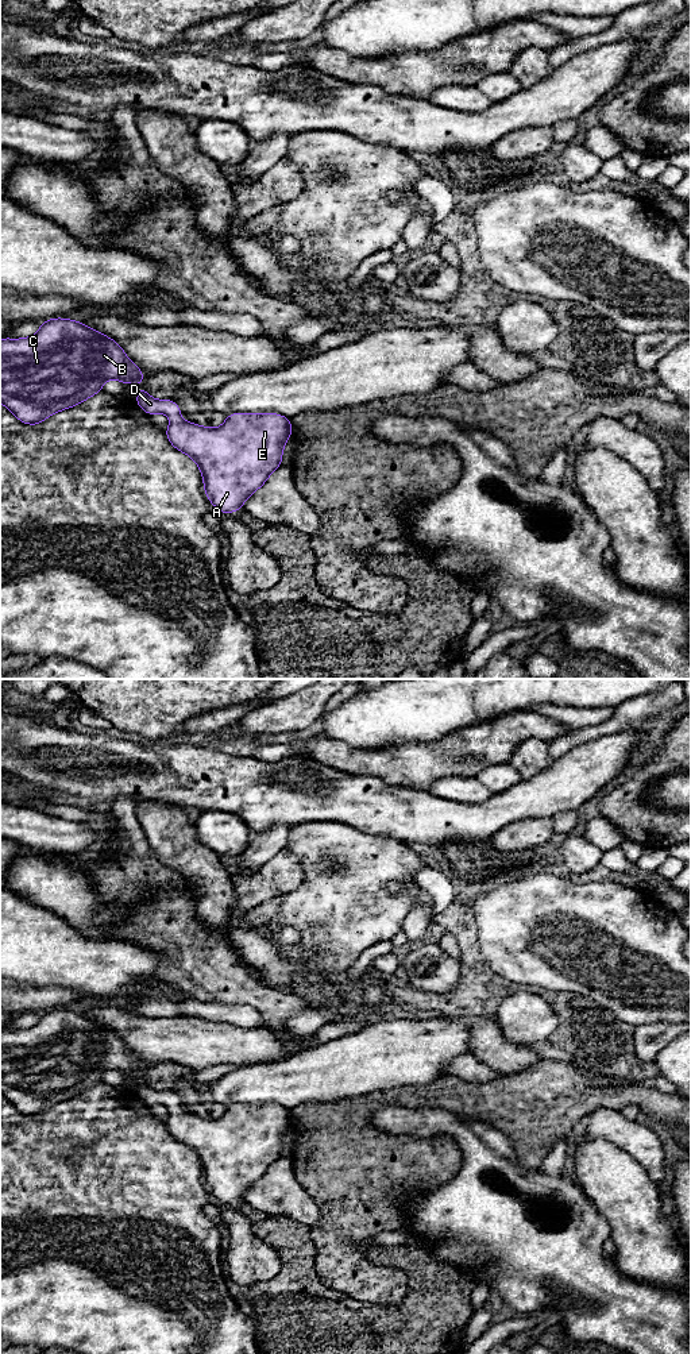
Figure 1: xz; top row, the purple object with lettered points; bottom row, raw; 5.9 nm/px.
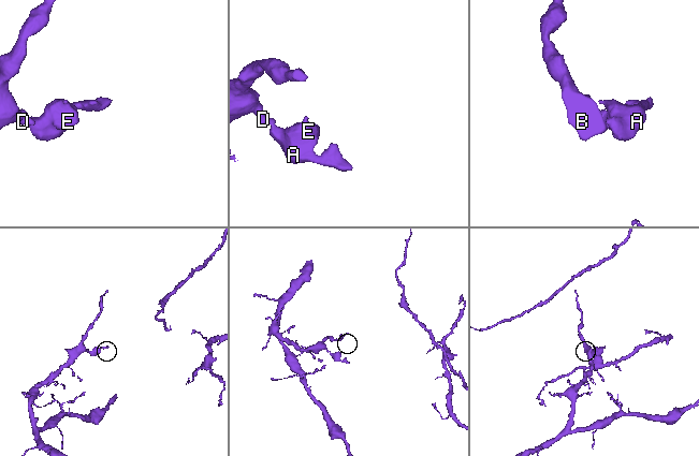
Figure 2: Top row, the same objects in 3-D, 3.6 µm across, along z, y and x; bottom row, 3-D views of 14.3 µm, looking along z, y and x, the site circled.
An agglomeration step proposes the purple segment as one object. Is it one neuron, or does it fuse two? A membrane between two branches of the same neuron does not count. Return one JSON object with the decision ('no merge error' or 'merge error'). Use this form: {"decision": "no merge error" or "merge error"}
{"decision": "no merge error"}

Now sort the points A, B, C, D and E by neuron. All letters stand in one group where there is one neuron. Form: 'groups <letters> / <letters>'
groups A B C D E

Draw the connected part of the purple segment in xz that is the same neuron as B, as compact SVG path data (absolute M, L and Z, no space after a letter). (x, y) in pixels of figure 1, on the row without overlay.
M55 1008L42 1012L39 1022L30 1029L0 1031L0 1093L24 1115L38 1116L51 1106L84 1093L101 1083L108 1071L135 1076L144 1072L144 1065L117 1033L84 1014Z

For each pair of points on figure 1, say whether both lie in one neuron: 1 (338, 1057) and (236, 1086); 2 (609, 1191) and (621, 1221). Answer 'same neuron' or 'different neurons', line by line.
1: same neuron
2: same neuron

